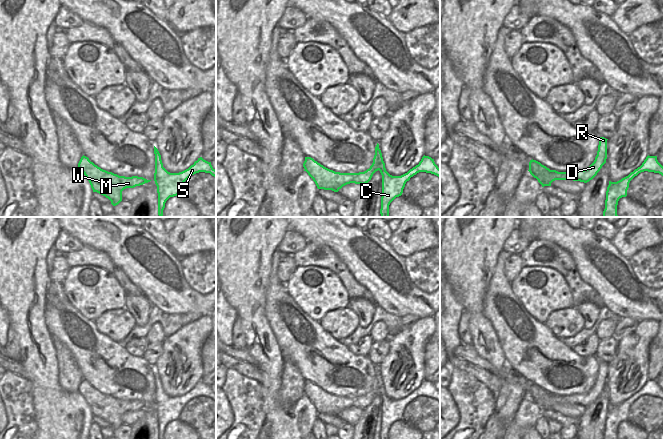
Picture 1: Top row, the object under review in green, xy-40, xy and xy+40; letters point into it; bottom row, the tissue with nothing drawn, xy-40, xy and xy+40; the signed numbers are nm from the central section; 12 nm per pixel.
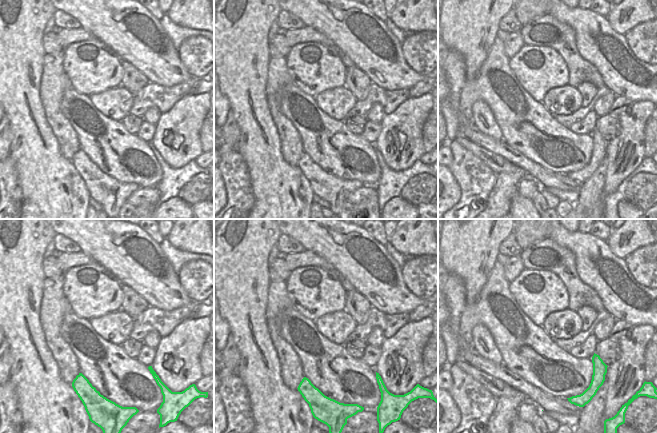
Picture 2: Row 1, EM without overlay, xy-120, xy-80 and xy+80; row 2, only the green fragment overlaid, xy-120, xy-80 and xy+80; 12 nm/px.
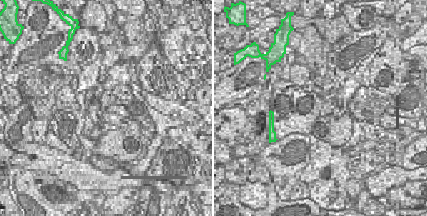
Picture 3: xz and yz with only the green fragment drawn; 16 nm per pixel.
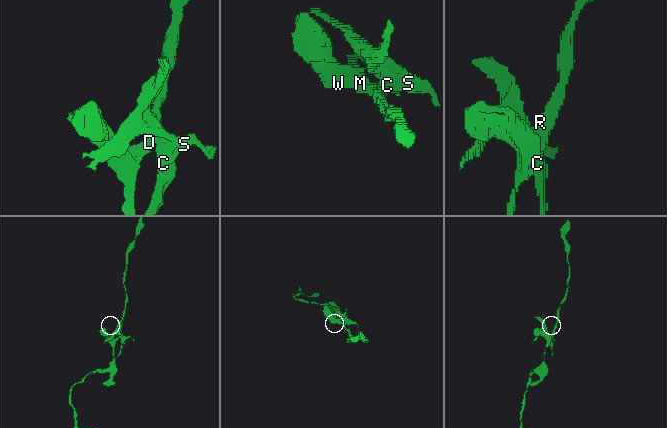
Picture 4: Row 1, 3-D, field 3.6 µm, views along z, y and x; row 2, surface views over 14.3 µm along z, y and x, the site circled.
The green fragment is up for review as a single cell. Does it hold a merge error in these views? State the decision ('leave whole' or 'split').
split

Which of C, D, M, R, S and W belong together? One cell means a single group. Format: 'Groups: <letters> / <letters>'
Groups: C S / D M R W.

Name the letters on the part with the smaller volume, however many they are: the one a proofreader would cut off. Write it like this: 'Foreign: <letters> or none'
Foreign: C, S

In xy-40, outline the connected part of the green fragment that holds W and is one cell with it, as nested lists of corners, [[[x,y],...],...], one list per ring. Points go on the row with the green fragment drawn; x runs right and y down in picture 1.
[[[84,155],[78,163],[78,168],[82,170],[88,179],[93,192],[108,198],[113,206],[122,201],[122,191],[124,189],[134,188],[151,181],[143,177],[125,177],[108,172],[95,165]]]

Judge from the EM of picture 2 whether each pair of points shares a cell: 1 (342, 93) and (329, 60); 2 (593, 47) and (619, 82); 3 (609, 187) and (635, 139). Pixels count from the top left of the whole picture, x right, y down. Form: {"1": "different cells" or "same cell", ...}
{"1": "different cells", "2": "same cell", "3": "same cell"}

